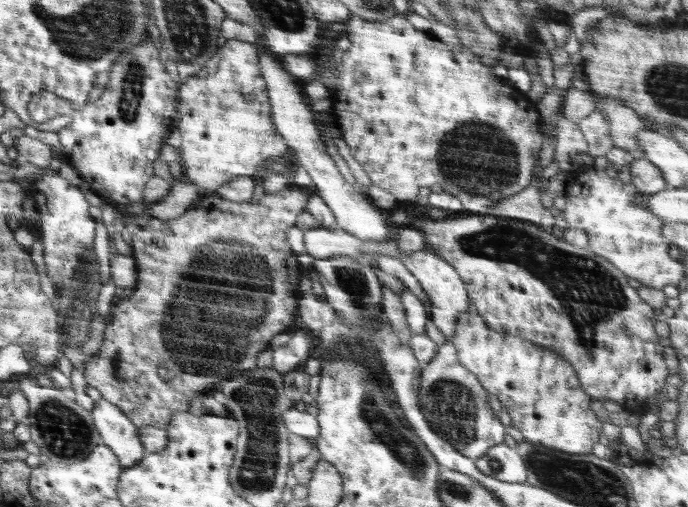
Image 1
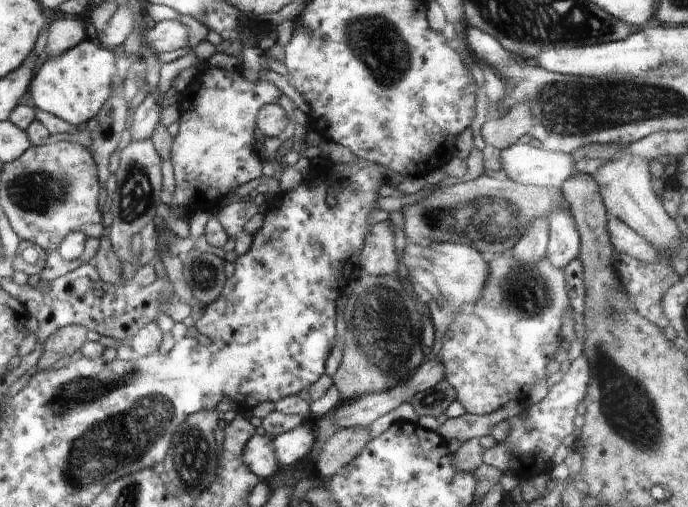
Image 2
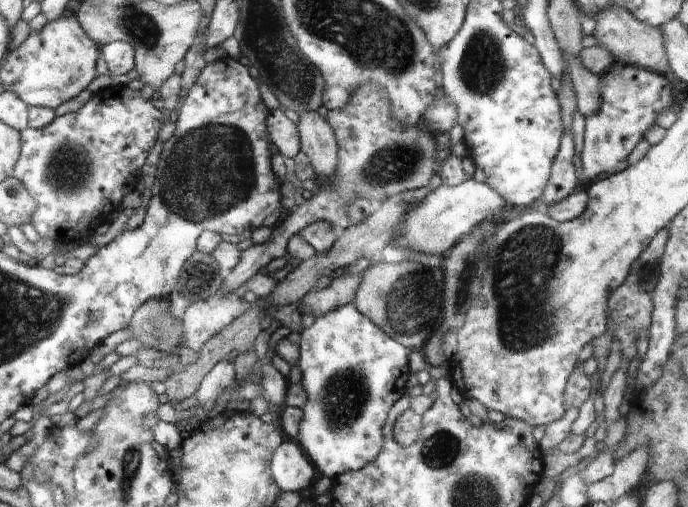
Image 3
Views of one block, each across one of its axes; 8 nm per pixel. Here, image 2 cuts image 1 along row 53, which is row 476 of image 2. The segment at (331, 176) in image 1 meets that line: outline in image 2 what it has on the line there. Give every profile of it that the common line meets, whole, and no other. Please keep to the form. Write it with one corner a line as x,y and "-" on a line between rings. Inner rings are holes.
253,435
244,446
243,462
245,466
261,481
268,481
278,470
273,449
271,446
272,438

